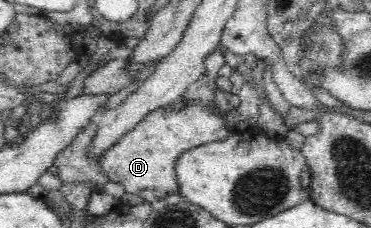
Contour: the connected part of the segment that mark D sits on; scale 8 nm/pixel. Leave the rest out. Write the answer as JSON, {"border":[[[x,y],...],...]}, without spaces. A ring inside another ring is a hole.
{"border":[[[222,52],[209,54],[206,58],[206,74],[182,94],[182,101],[185,102],[182,109],[175,110],[167,106],[150,112],[133,130],[124,134],[117,144],[105,151],[100,158],[100,168],[105,176],[113,182],[121,183],[129,194],[137,194],[149,201],[153,208],[163,208],[166,205],[165,198],[179,190],[176,162],[181,154],[196,146],[226,139],[234,131],[234,128],[227,126],[223,115],[213,104],[217,88],[215,81],[225,64]]]}

